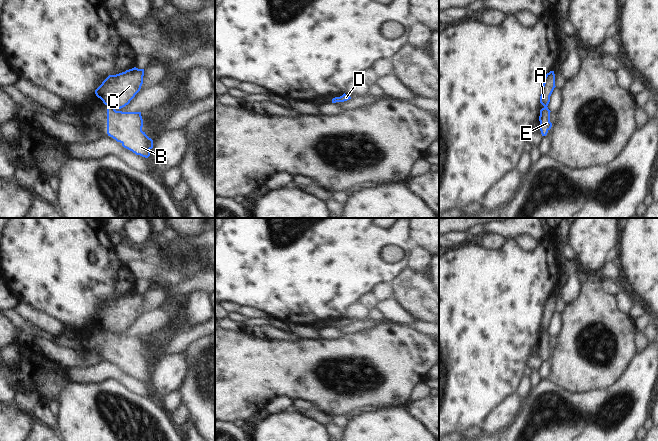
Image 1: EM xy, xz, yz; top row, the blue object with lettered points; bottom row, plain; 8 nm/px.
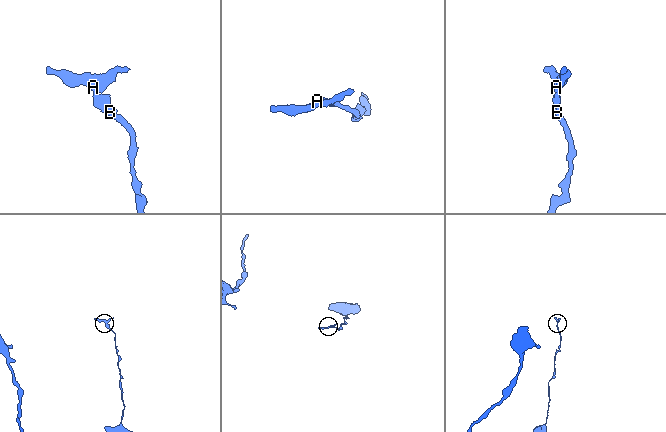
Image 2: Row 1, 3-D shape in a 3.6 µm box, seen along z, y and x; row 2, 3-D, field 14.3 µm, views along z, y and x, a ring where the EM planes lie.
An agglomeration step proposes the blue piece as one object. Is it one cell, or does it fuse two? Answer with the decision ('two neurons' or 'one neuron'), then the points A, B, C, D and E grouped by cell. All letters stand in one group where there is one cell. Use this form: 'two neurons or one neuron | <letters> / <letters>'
two neurons | A C D / B E

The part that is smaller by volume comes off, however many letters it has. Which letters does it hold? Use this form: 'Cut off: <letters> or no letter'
Cut off: A, C, D.

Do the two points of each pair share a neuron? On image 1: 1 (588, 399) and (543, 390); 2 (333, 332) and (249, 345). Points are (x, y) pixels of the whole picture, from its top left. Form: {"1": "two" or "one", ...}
{"1": "one", "2": "two"}

